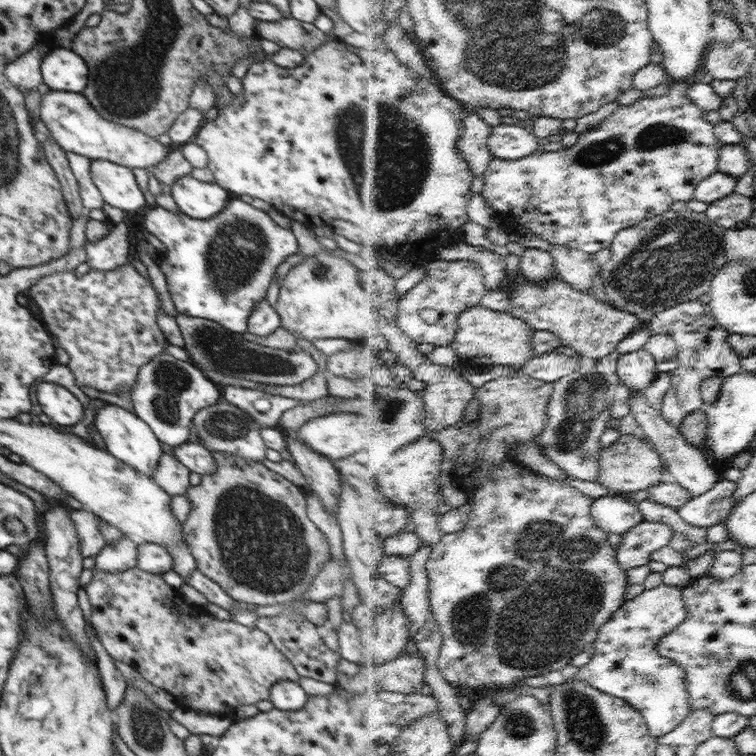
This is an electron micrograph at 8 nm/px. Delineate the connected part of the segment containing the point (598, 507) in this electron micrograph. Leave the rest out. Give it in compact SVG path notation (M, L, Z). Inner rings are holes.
M610 494L604 498L596 499L595 506L592 508L595 522L609 535L626 535L634 531L640 524L647 521L644 511L640 509L639 503L624 495Z

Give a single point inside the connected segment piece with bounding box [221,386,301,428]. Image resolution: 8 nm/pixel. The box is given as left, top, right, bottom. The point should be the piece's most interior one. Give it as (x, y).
(266, 409)

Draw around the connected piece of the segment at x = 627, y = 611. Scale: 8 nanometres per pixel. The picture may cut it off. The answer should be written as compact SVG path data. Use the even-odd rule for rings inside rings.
M661 585L645 590L627 601L610 623L604 624L596 640L590 663L580 668L579 677L604 692L630 701L641 710L652 734L662 738L674 732L693 712L688 691L688 672L683 664L662 656L658 642L690 618L684 588Z

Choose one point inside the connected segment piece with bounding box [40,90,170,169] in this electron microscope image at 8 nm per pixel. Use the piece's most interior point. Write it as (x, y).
(73, 122)

